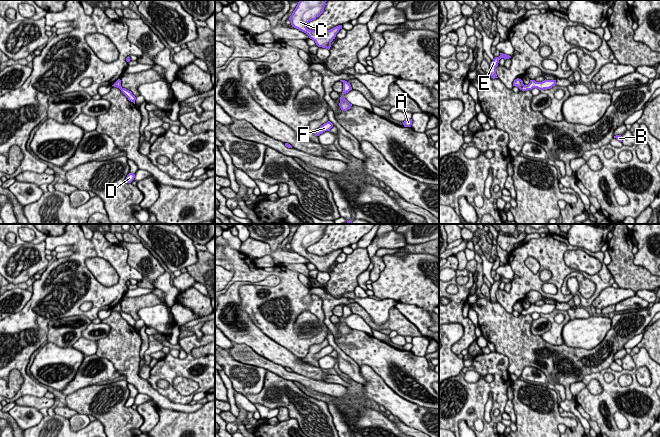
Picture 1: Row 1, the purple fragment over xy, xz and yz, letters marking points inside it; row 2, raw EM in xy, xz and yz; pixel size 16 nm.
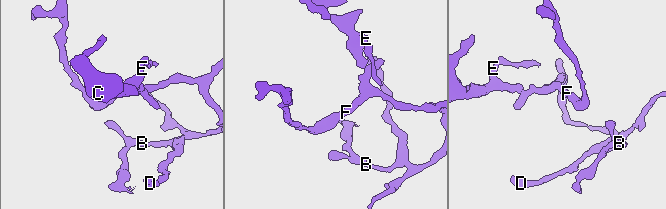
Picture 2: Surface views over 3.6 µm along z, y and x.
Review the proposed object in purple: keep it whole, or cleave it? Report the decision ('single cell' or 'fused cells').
fused cells

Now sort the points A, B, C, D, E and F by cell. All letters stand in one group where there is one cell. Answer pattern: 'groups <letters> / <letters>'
groups A B D F / C E

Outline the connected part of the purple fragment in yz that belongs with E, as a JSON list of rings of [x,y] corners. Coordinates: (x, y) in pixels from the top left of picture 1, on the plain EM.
[[[500,277],[500,280],[499,281],[495,281],[493,283],[493,285],[490,287],[490,300],[493,303],[498,302],[497,301],[497,298],[496,298],[496,291],[498,290],[499,284],[501,282],[504,282],[506,284],[506,283],[511,282],[511,280],[506,279],[506,278],[503,278],[503,277]]]

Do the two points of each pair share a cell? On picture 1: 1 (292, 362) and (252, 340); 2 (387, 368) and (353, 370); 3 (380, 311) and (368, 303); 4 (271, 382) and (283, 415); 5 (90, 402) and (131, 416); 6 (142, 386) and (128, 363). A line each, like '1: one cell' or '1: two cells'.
1: one cell
2: two cells
3: one cell
4: two cells
5: one cell
6: one cell

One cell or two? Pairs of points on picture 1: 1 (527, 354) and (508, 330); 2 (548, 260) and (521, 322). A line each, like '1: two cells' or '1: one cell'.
1: one cell
2: two cells

